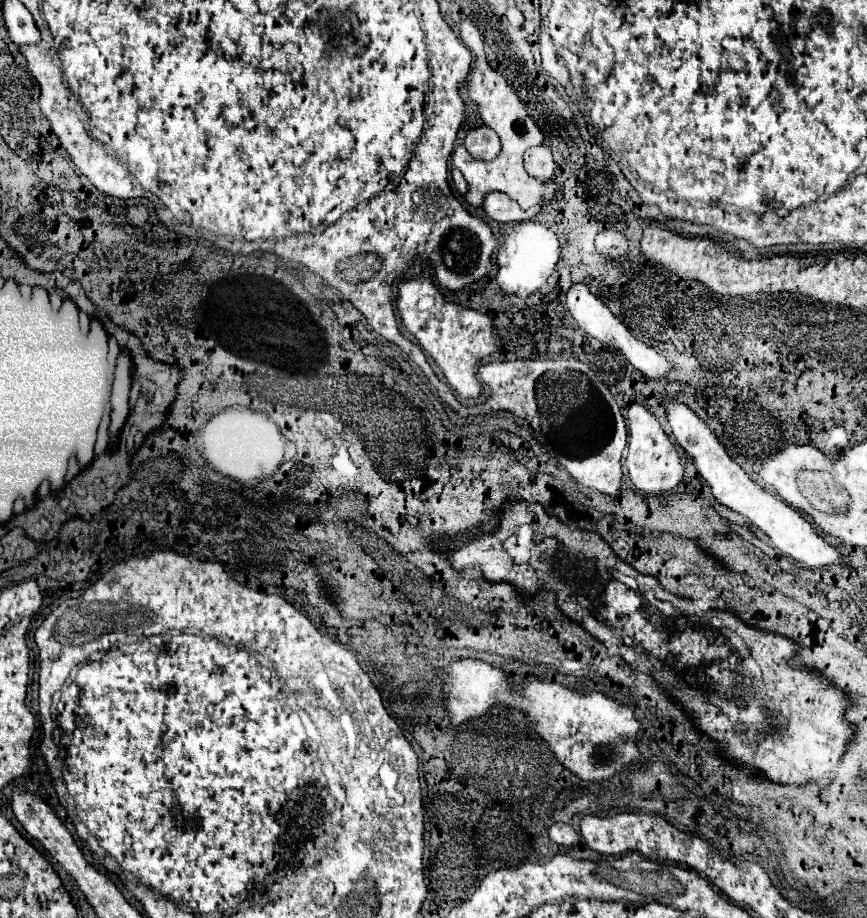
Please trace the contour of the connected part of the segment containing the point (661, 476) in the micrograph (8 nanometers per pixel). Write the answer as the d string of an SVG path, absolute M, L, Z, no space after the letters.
M631 404L627 410L627 428L629 428L629 454L627 454L625 464L627 464L633 486L649 494L675 488L679 480L683 478L685 468L679 460L675 444L665 436L657 418L651 412L647 412L643 406Z

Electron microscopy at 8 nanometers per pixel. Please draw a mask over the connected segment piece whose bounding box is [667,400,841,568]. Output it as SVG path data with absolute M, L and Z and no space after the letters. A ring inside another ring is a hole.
M669 400L667 418L669 418L669 426L671 426L675 442L691 458L691 462L697 470L697 476L701 476L711 486L713 496L719 504L743 514L745 518L751 520L751 524L759 526L771 538L771 542L783 556L799 560L809 568L821 568L825 564L841 562L837 548L827 544L823 538L819 538L807 518L803 518L797 510L793 510L791 506L773 498L771 494L767 494L763 488L759 488L755 482L751 482L747 478L745 470L729 458L725 446L715 438L715 434L709 430L709 426L703 424L685 404L679 404L677 400ZM827 552L831 554L831 562L827 562Z

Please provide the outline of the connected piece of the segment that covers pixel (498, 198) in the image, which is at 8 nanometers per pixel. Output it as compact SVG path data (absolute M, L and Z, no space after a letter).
M489 192L483 198L483 210L485 210L485 214L491 220L509 224L509 222L527 222L527 220L531 220L539 212L539 206L523 210L507 194L503 194L503 192Z

